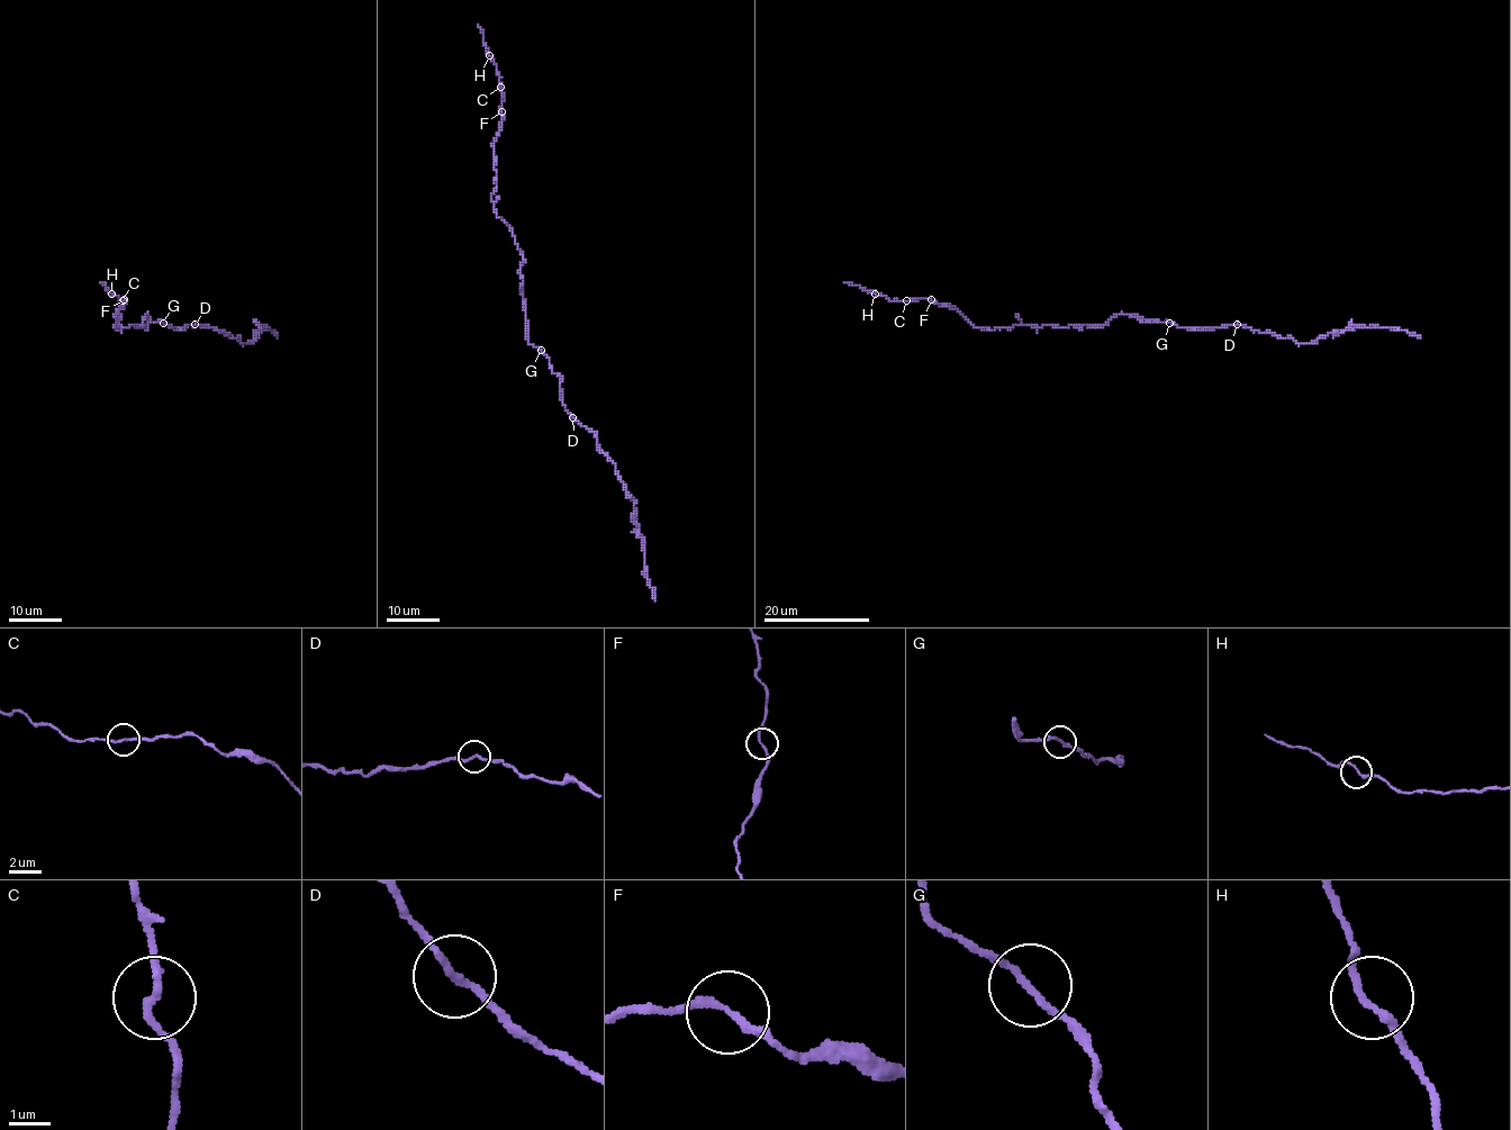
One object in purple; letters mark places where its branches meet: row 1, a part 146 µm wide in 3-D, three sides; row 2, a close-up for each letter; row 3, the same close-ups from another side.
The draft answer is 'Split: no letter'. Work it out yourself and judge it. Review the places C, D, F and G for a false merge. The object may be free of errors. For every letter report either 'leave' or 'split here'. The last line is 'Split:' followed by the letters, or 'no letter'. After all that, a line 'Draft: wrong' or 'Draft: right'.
C: leave
D: leave
F: leave
G: leave
Split: no letter
Draft: right

